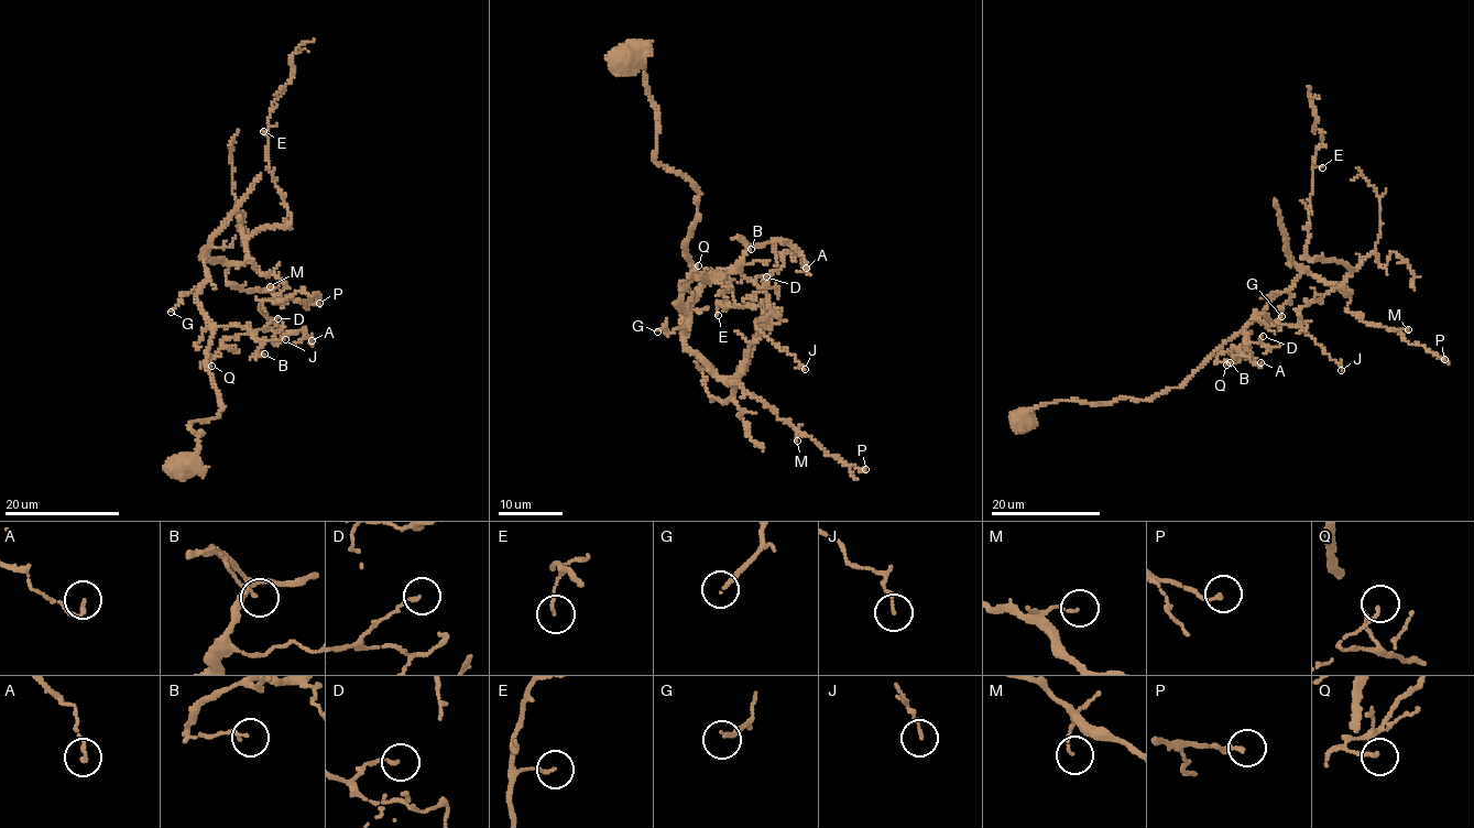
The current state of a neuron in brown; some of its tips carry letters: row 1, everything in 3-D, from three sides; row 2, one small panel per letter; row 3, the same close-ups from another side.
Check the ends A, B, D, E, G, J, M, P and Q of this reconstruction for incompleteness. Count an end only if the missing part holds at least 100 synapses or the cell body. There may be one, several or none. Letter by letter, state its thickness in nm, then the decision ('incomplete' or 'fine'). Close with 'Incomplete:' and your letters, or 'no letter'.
A: calibre 140 nm; fine
B: calibre 140 nm; fine
D: calibre 110 nm; fine
E: calibre 110 nm; fine
G: calibre 170 nm; fine
J: calibre 100 nm; fine
M: calibre 90 nm; fine
P: calibre 140 nm; fine
Q: calibre 130 nm; fine
Incomplete: no letter

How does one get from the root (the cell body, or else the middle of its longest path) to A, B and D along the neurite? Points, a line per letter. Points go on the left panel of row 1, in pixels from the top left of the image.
A: (183, 466), (190, 423), (222, 405), (216, 329), (312, 340)
B: (183, 466), (198, 445), (190, 423), (216, 418), (222, 405), (205, 357), (216, 329), (246, 325), (264, 353)
D: (183, 466), (198, 445), (190, 423), (216, 418), (222, 405), (205, 357), (216, 329), (261, 330), (277, 318)

